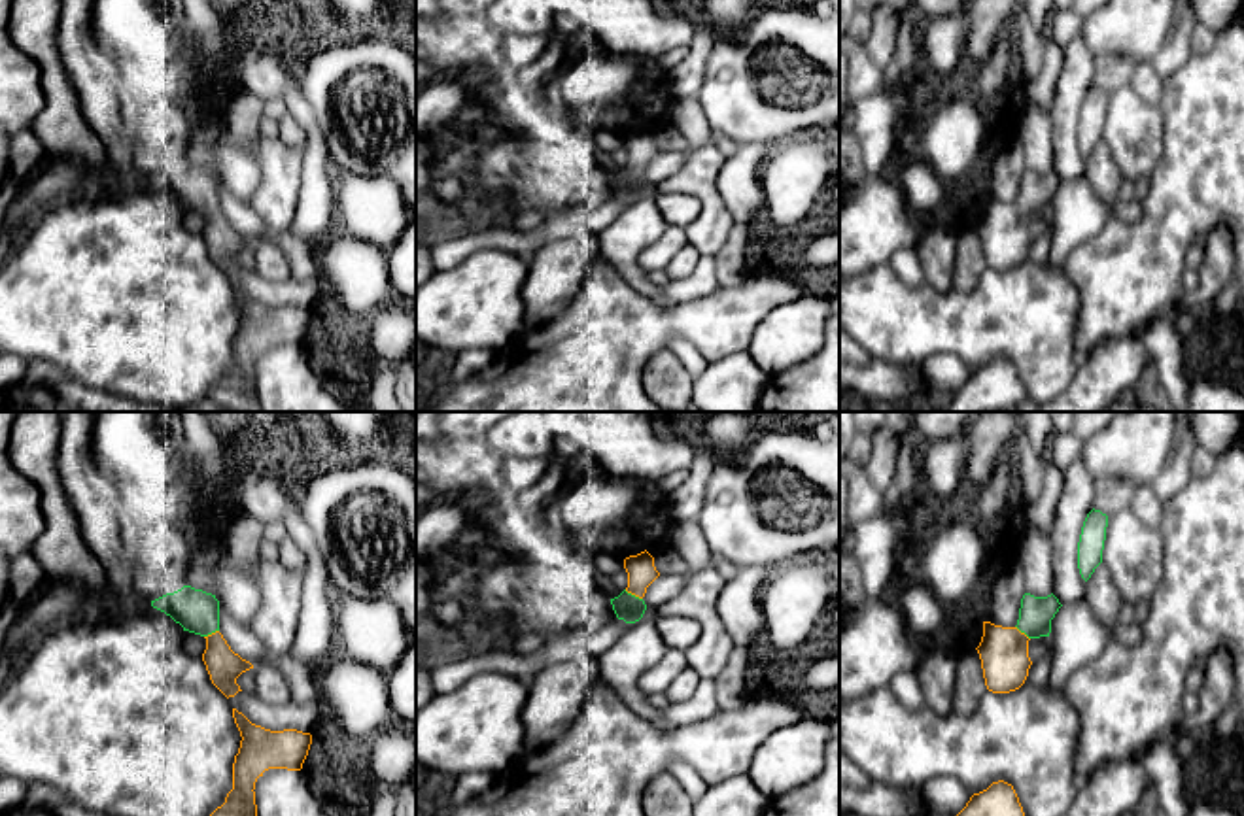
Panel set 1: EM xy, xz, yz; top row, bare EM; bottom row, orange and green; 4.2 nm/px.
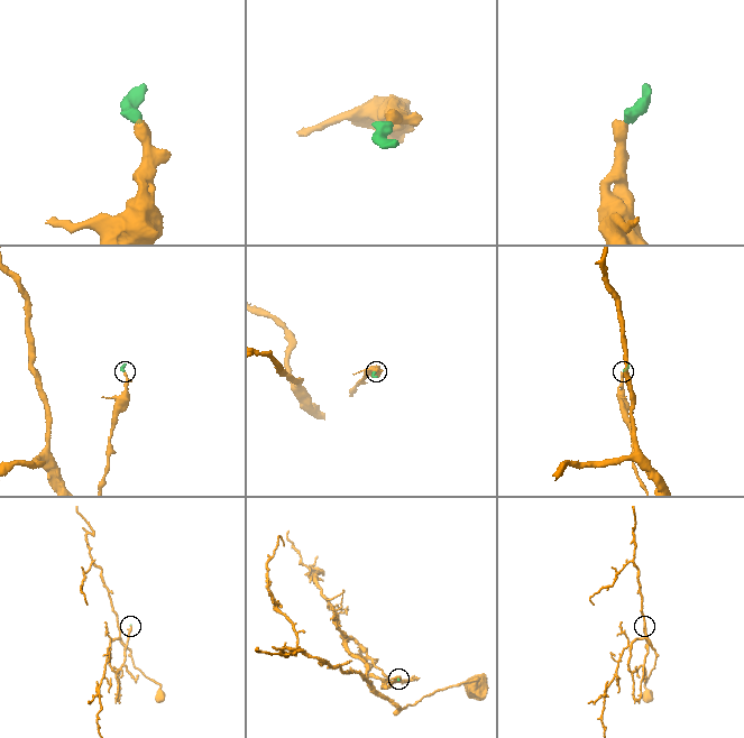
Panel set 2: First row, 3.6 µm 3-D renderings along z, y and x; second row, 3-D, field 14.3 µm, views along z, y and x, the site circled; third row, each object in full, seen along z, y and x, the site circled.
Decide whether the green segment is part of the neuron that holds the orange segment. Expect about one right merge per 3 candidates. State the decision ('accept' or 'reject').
accept

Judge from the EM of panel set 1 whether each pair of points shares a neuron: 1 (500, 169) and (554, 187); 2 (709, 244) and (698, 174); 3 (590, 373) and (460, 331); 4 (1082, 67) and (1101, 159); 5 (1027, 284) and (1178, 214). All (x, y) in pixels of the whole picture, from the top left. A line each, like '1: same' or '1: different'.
1: same
2: same
3: different
4: different
5: different

